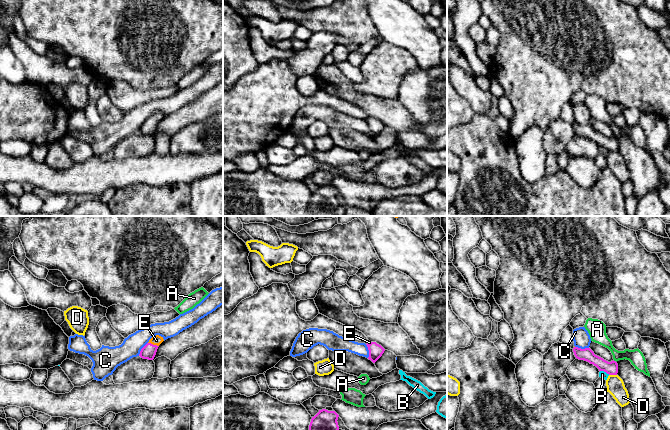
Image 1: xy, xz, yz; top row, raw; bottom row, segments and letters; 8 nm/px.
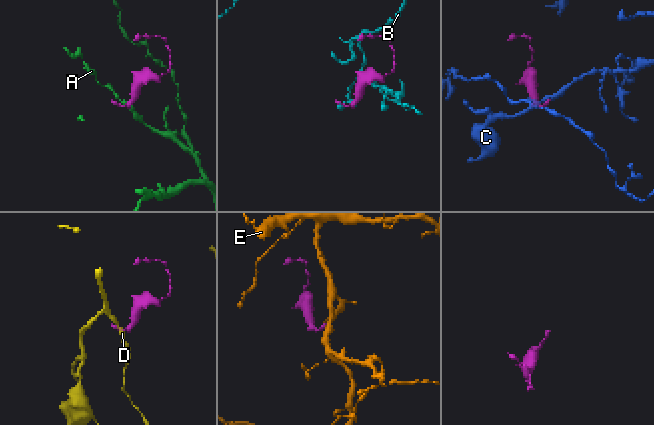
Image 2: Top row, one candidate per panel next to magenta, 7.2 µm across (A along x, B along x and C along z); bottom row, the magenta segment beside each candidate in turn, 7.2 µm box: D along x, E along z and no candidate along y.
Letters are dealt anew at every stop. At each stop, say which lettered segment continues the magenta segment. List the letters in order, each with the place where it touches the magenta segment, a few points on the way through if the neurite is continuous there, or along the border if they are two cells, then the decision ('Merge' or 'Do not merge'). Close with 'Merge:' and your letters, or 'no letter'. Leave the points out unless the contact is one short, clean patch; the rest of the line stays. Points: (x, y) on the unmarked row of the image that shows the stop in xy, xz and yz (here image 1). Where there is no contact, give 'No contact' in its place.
A: Touches magenta at yz (615, 137). Boundary: yz (613, 136), (616, 138). Do not merge
B: Touches magenta at yz (605, 147). Boundary: yz (600, 146), (609, 150). Do not merge
C: Touches magenta at xz (369, 127). Boundary: xz (365, 120), (368, 126), (368, 133). Do not merge
D: Touches magenta at yz (613, 150). Merge
E: Touches magenta at xy (152, 120). Do not merge
Merge: D

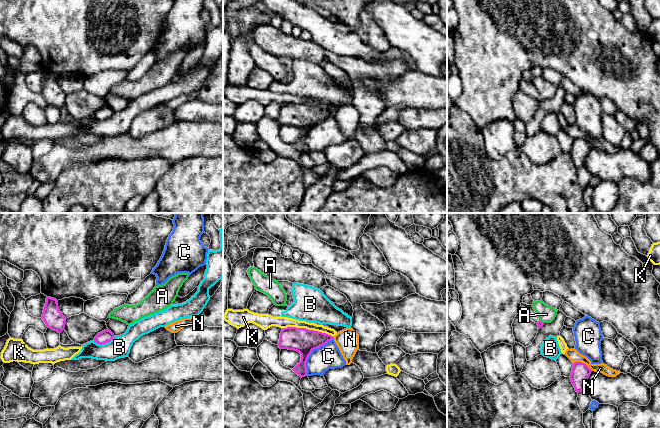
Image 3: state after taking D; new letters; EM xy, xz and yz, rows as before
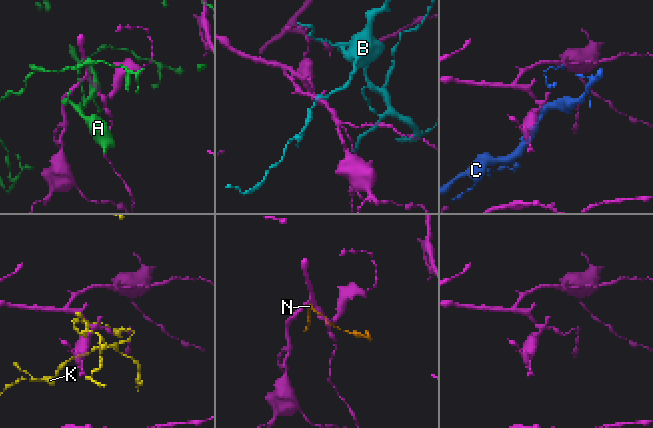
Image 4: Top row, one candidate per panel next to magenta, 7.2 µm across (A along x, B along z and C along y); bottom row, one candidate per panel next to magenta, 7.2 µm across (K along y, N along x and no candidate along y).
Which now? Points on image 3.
A: Touches magenta at yz (540, 97). Boundary: yz (539, 95), (543, 99). Do not merge
B: Touches magenta at xy (103, 119). Do not merge
C: Touches magenta at xz (310, 129). Boundary: xz (333, 114), (311, 128), (306, 138), (306, 151). Do not merge
K: Touches magenta at xz (309, 106). Boundary: xz (284, 103), (305, 103), (325, 108), (333, 113). Do not merge
N: Touches magenta at yz (583, 139). Boundary: yz (573, 138), (583, 138), (592, 146). Do not merge
Merge: no letter

